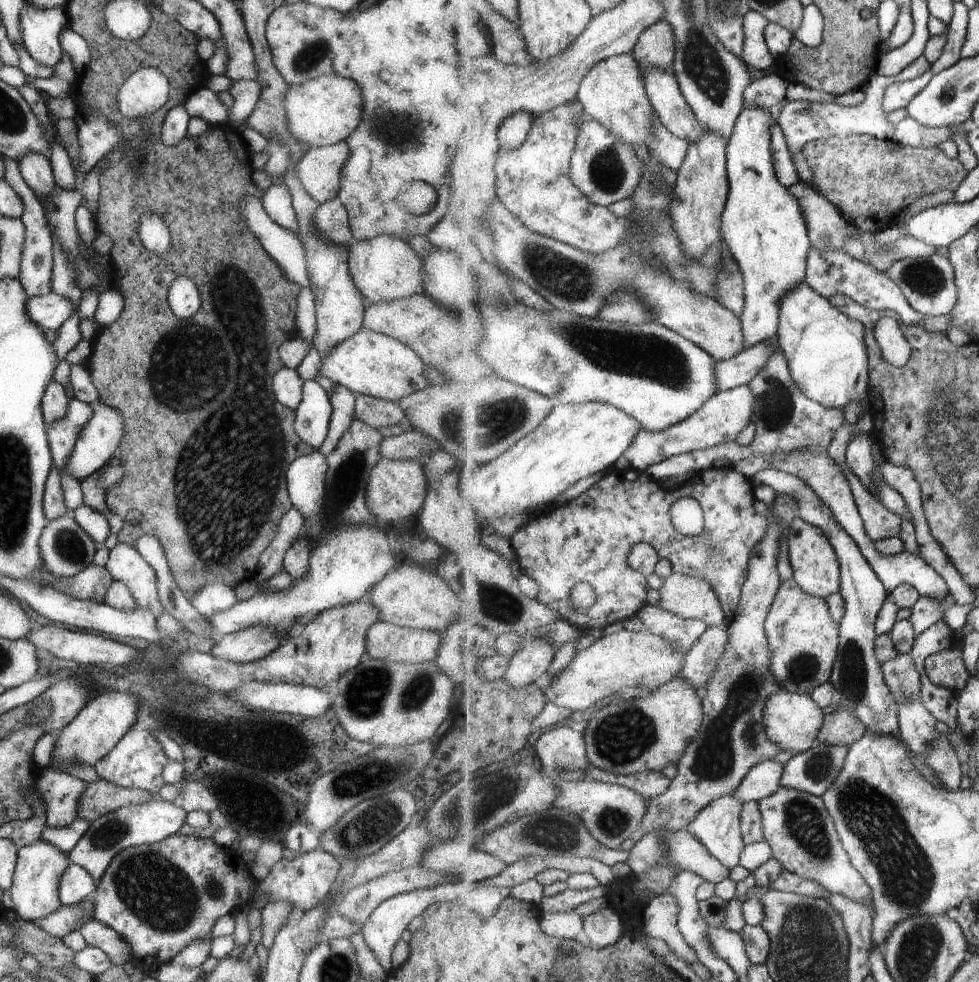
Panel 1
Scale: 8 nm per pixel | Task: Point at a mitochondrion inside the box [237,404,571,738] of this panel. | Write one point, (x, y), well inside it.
(371, 691)

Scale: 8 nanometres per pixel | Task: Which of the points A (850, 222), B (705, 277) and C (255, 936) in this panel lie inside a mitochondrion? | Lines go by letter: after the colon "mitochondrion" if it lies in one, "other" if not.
A: other
B: mitochondrion
C: other

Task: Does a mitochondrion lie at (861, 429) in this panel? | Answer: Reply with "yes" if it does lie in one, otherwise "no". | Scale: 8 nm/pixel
no

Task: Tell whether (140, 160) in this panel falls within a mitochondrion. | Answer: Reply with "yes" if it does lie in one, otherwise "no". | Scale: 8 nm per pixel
no

